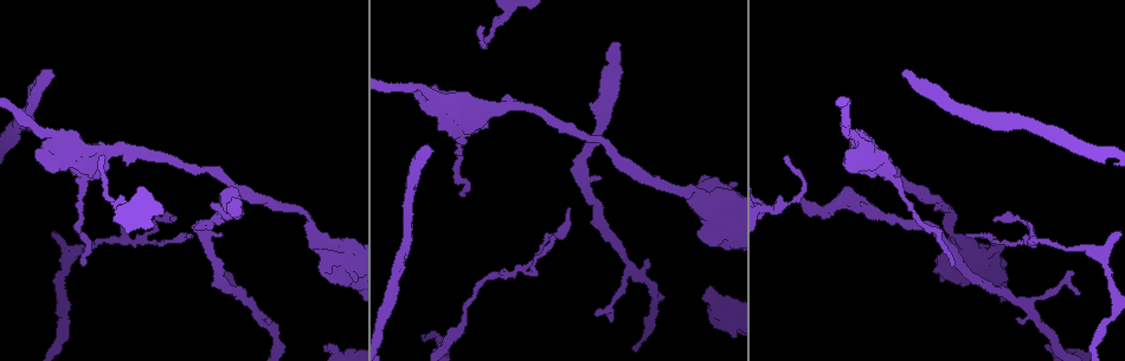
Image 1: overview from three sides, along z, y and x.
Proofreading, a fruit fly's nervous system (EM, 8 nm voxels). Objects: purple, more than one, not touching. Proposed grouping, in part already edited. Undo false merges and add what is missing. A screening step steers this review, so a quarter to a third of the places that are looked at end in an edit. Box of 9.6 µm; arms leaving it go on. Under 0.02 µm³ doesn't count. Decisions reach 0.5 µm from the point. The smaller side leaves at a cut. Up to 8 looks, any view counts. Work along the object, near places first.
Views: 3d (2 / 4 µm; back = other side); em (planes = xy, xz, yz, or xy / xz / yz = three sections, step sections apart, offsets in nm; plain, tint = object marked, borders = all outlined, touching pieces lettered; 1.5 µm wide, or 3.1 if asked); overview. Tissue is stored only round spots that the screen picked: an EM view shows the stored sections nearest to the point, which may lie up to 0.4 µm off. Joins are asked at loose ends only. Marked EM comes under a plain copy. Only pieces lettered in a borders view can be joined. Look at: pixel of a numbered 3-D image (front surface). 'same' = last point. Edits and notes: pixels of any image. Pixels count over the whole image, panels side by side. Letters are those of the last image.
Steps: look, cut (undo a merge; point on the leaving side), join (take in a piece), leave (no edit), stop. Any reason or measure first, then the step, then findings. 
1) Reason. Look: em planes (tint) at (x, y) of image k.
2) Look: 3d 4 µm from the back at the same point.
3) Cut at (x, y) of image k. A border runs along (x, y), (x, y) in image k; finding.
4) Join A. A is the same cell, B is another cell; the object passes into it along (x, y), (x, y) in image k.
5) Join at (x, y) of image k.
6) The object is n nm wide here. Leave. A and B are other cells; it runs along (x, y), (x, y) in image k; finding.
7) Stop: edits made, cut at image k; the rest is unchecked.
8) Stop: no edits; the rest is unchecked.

Thick end. Look: em planes (borders) at (1048, 343) of image 1.

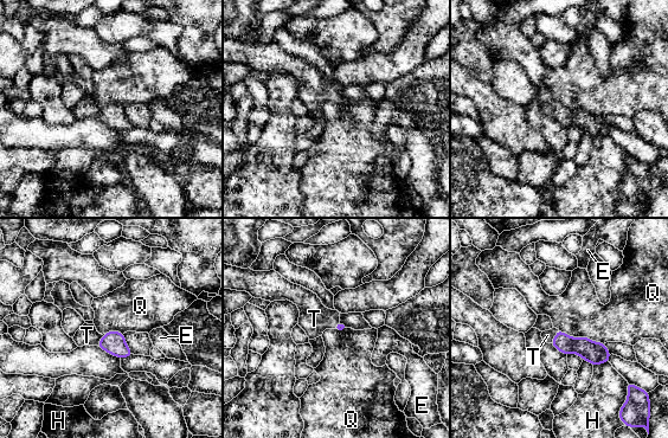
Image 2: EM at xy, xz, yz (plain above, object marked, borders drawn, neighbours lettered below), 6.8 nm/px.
Join T. T is the same cell, E, H and Q are other cells; the object passes into it along (588, 349), (556, 336), (547, 335) in image 2; it goes on there.

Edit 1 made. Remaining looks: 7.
See it whole again. Look: overview.

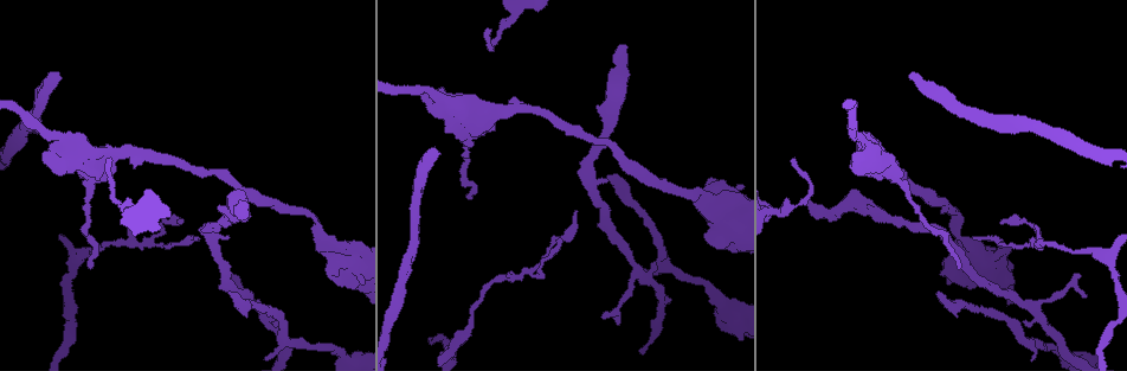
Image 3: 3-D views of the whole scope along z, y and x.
An open end. Look: 3d 4 µm at (608, 180) of image 3.

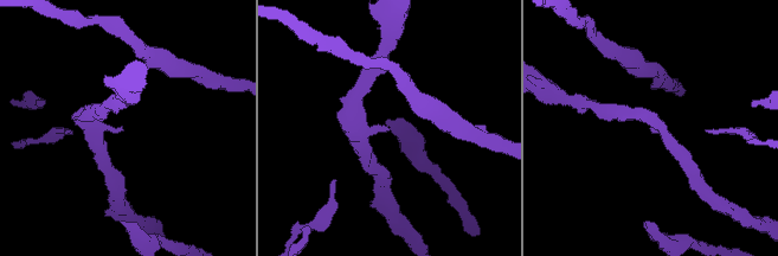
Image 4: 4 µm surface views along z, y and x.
Now the EM. Look: em xz step 8 (tint) at (389, 131) of image 4.

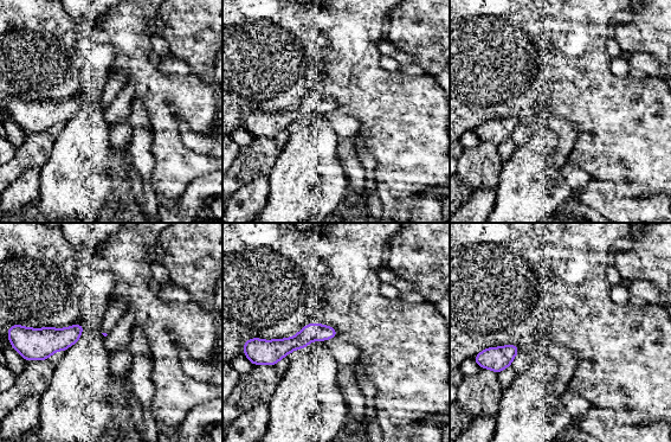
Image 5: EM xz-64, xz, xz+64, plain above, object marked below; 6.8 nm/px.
Another direction. Look: em planes (borders) at the same point.

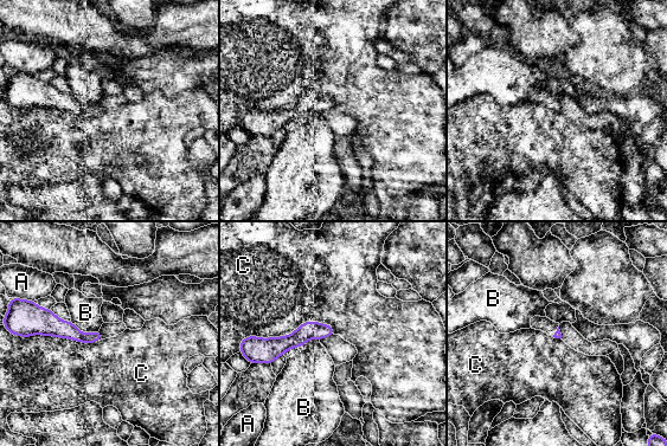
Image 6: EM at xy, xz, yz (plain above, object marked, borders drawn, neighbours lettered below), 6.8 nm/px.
Leave. A, B and C are other cells; a border runs along (328, 324), (251, 336) in image 6; no lettered piece goes on from it.

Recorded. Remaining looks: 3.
Branch stops here. Look: 3d 2 µm at (240, 199) of image 3.

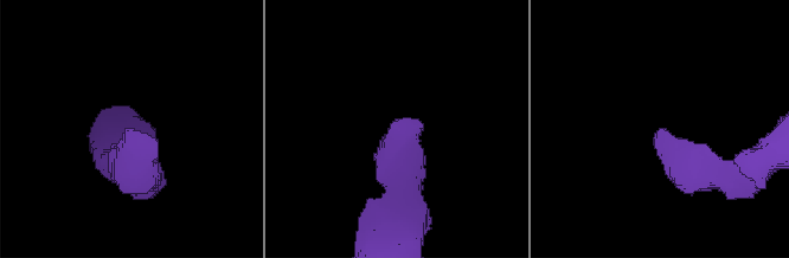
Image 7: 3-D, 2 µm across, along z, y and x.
Look: em planes (borders) at (660, 130) of image 7.

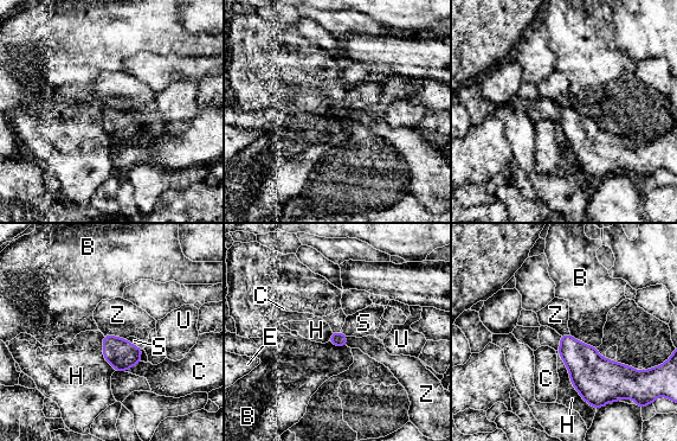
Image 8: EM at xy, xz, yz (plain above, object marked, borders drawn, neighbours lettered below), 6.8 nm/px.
The longest contact is with H, 480 nm. Join S. S is the same cell, B, C, E, H, U and Z are other cells; the object passes into it along (120, 353), (134, 345), (134, 340) in image 8; the neuron continues.

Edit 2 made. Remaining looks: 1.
Stop: edits made, join at image 2, join at image 8; the rest is unchecked.

